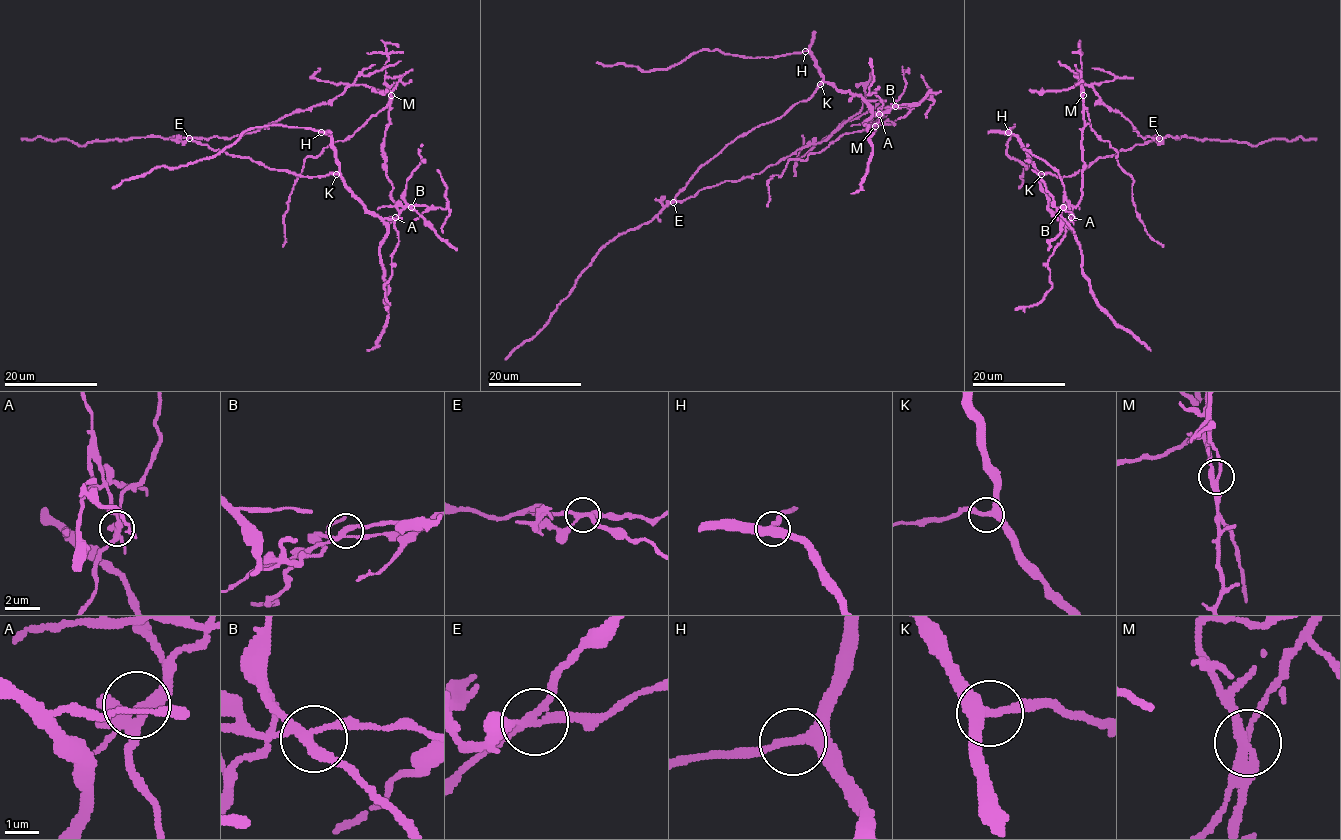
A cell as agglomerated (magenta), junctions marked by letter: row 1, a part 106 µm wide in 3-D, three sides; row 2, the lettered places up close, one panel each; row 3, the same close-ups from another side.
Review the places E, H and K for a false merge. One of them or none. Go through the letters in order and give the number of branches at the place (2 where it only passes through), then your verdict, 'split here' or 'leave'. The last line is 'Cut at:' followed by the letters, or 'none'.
E: branches 4; split here
H: branches 3; leave
K: branches 3; leave
Cut at: E

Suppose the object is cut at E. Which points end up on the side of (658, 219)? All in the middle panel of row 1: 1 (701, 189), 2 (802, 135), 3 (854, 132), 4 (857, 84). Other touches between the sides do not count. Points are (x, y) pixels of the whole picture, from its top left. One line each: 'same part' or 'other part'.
1: other part
2: other part
3: other part
4: other part

